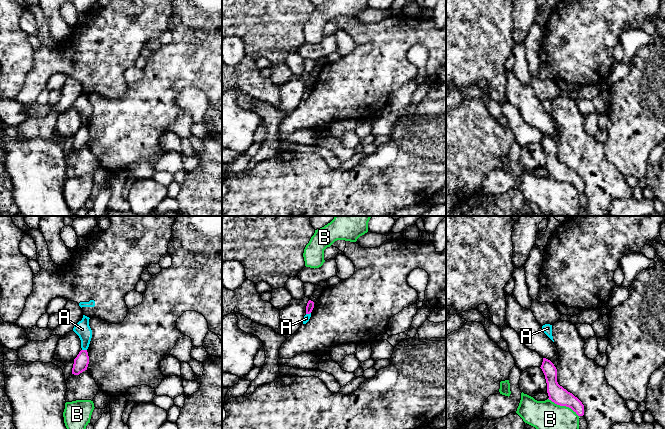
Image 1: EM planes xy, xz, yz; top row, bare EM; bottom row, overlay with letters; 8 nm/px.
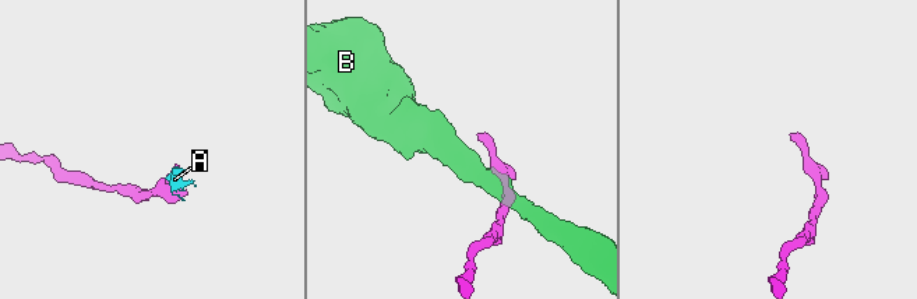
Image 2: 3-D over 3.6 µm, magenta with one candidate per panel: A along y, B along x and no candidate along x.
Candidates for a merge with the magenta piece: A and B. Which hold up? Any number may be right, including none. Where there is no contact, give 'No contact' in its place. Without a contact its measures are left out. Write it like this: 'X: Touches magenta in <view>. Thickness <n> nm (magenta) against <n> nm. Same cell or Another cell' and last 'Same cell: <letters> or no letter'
A: Touches magenta in xy. Thickness 120 nm (magenta) against 120 nm. Another cell
B: Touches magenta in yz. Thickness 140 nm (magenta) against 220 nm. Another cell
Same cell: no letter

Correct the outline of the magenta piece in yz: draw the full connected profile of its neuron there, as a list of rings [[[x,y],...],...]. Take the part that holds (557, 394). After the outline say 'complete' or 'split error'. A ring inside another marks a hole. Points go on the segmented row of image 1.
[[[543,358],[540,368],[545,375],[548,399],[557,405],[571,408],[578,416],[583,416],[584,405],[582,402],[558,384],[557,369],[554,364],[550,360]]]; complete

